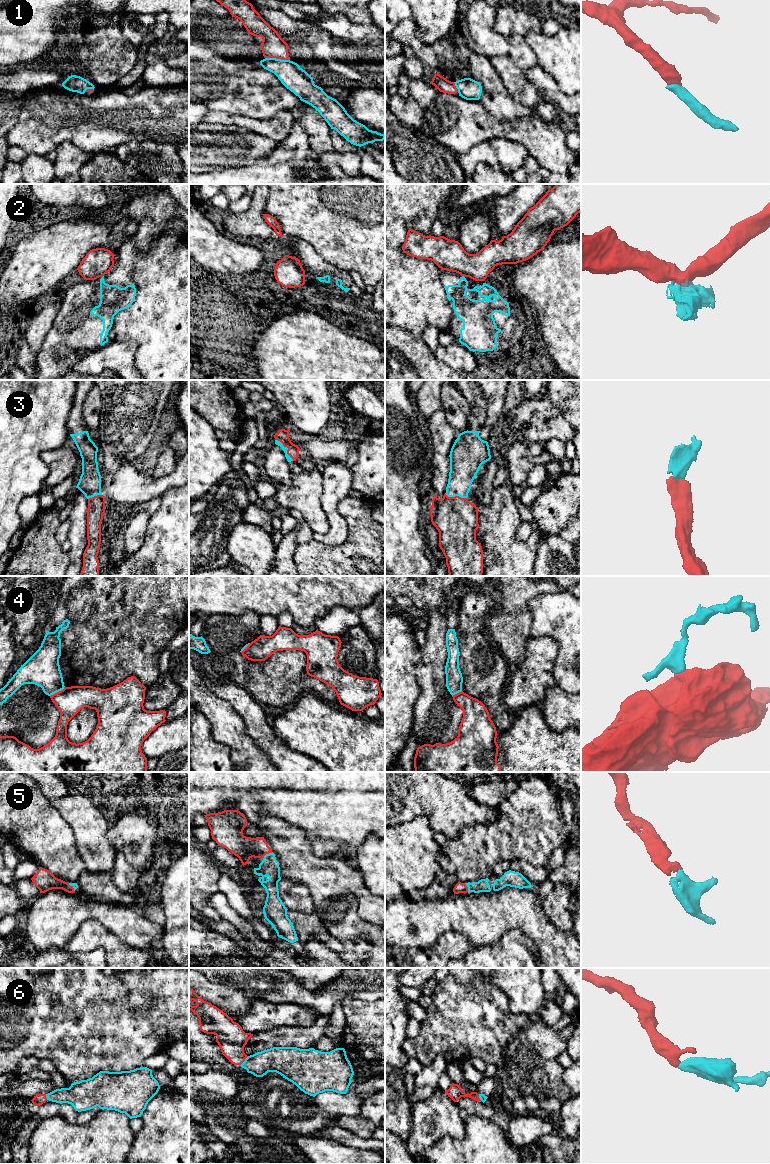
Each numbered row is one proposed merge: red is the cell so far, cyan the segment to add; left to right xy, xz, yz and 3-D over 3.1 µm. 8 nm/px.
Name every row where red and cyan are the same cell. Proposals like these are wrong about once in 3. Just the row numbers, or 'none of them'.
1, 3, 5, 6

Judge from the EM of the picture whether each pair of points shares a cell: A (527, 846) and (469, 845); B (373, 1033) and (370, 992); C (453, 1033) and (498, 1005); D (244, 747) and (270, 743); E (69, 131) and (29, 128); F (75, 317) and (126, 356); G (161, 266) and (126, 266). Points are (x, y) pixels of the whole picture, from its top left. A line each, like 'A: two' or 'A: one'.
A: one
B: two
C: one
D: two
E: one
F: two
G: two

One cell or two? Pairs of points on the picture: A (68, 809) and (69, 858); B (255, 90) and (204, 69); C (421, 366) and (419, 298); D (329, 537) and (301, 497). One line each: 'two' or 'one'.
A: two
B: one
C: two
D: two

